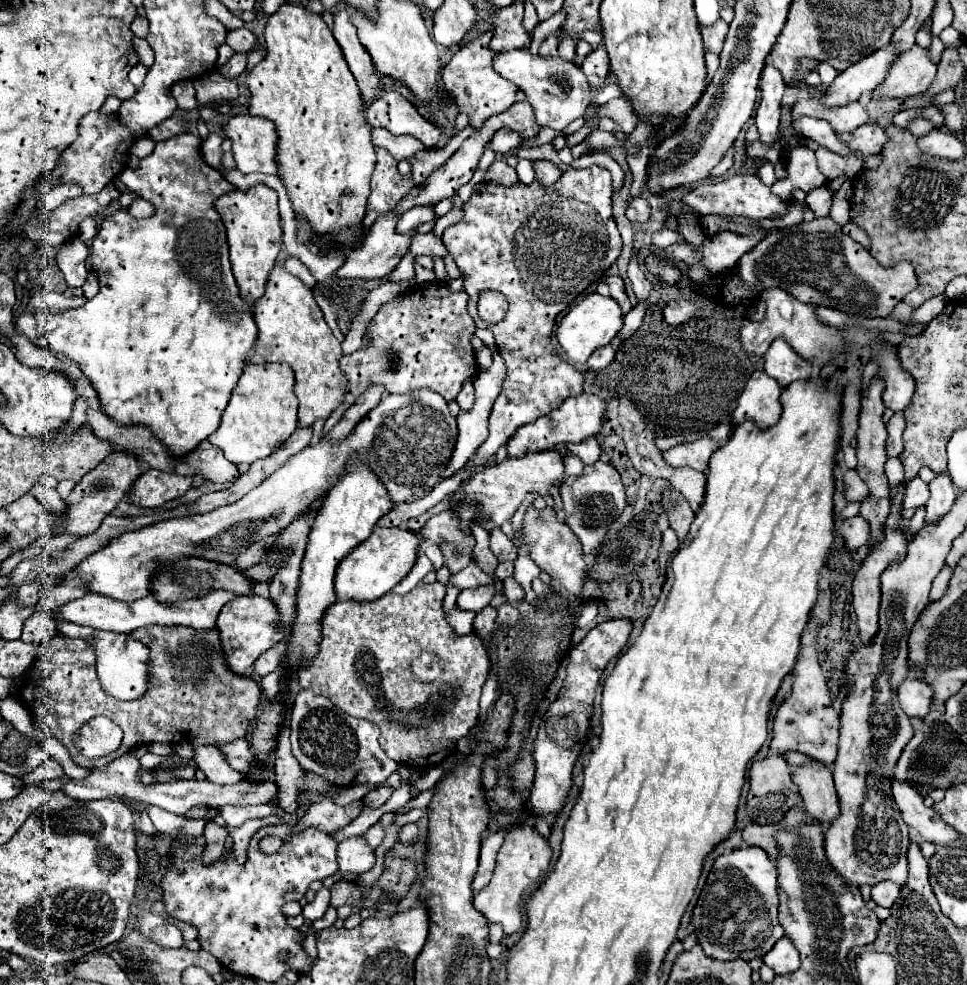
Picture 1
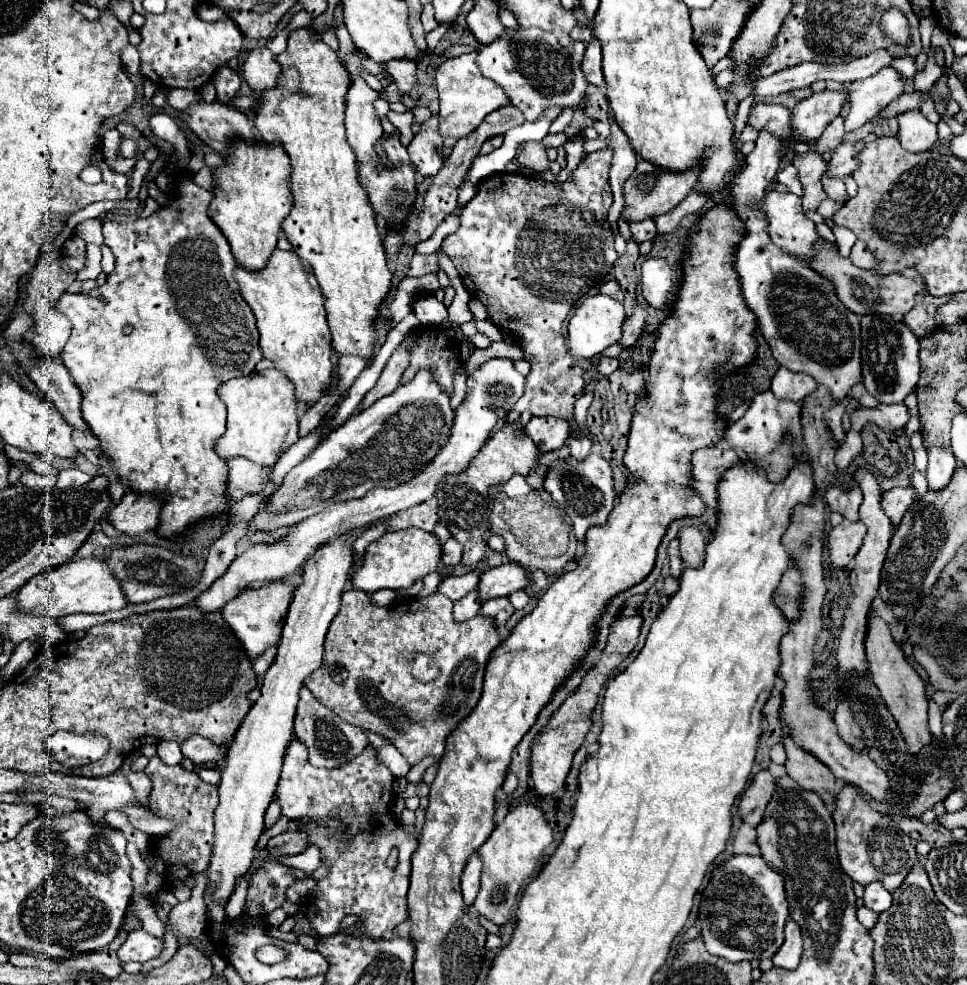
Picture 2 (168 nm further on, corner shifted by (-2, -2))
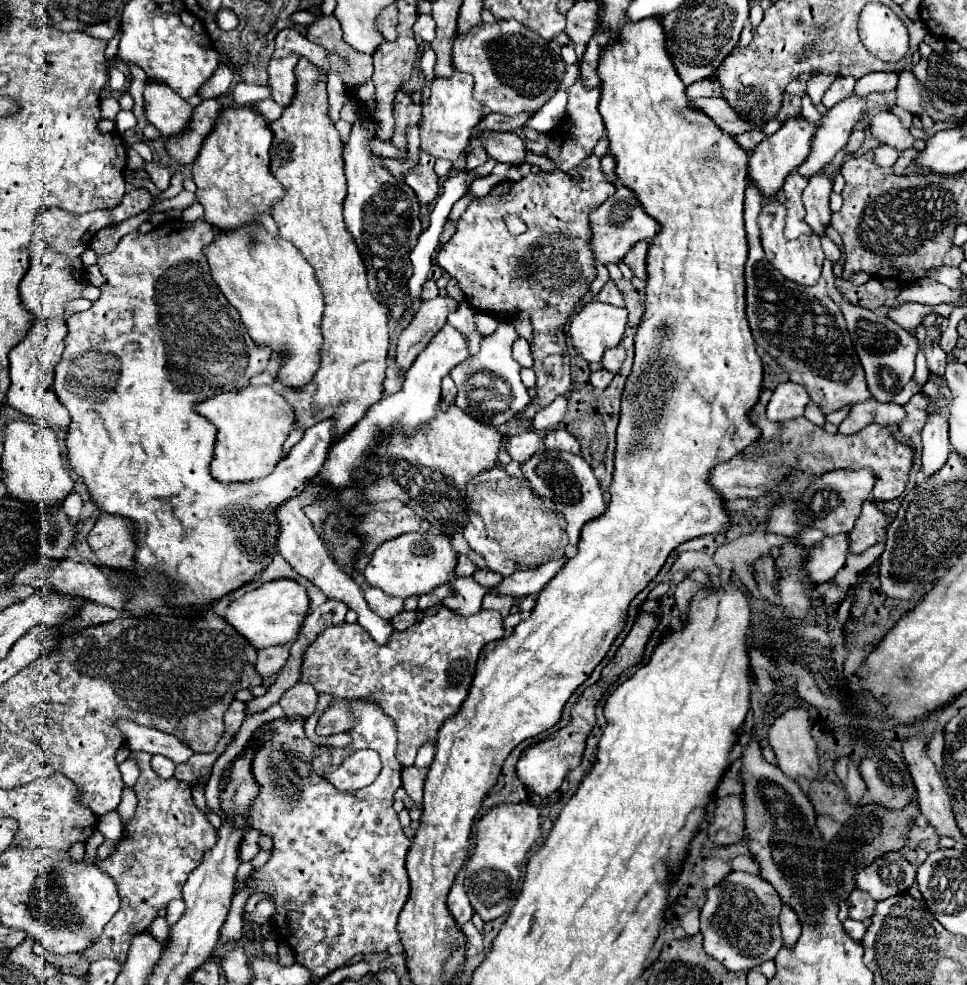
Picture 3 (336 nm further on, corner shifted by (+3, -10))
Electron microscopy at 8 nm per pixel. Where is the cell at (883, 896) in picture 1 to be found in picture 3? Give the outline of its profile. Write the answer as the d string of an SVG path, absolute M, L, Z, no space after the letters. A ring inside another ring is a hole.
M854 889L848 897L848 903L850 903L850 917L856 919L856 921L864 921L864 919L870 919L874 915L874 909L876 909L876 901L860 891L860 889Z

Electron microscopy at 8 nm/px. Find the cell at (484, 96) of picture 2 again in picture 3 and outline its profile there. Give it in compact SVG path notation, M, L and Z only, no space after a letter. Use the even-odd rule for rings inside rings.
M454 73L452 77L436 77L430 87L428 107L422 107L422 121L420 121L420 149L428 151L432 157L442 159L458 159L464 153L474 127L484 117L484 105L474 99L474 79L468 73Z

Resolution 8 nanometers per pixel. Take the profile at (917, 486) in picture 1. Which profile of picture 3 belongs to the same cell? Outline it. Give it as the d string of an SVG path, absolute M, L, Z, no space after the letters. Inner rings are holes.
M874 501L864 503L860 519L856 521L856 527L850 533L850 551L862 553L864 549L882 541L890 525L890 519L892 515L884 513Z

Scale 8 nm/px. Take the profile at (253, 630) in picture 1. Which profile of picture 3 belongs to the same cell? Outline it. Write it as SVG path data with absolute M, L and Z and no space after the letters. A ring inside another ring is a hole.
M278 579L268 583L258 583L242 597L234 599L226 609L226 623L230 623L254 649L264 649L272 645L286 645L296 639L302 621L308 611L308 595L302 583L292 579Z

